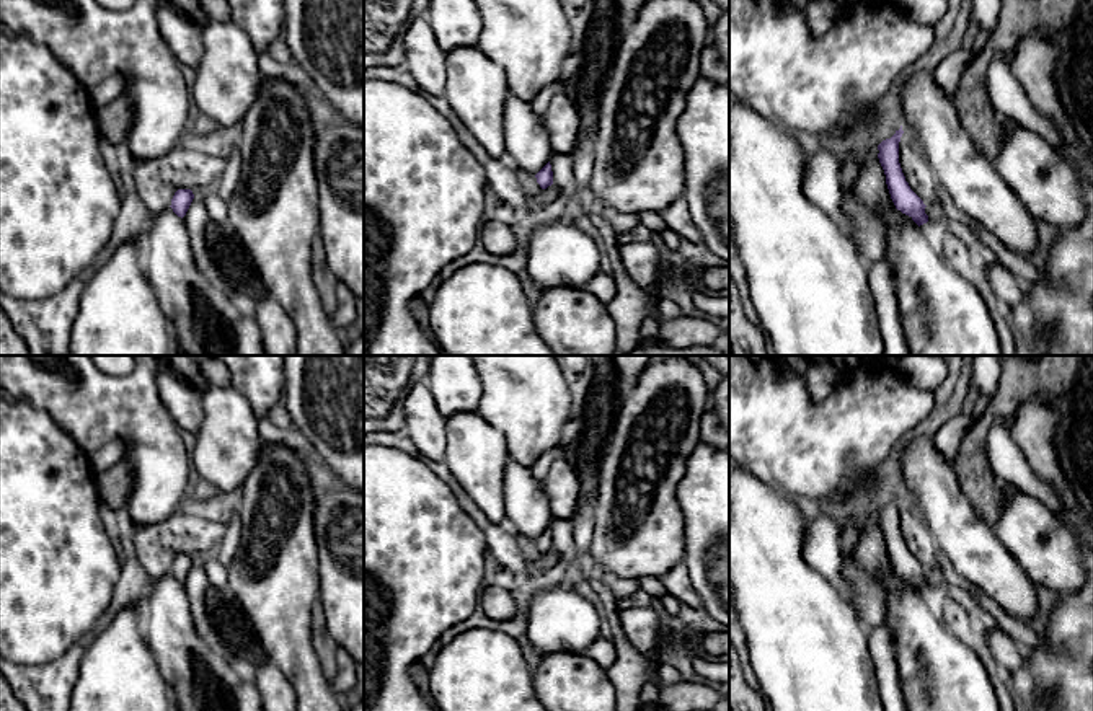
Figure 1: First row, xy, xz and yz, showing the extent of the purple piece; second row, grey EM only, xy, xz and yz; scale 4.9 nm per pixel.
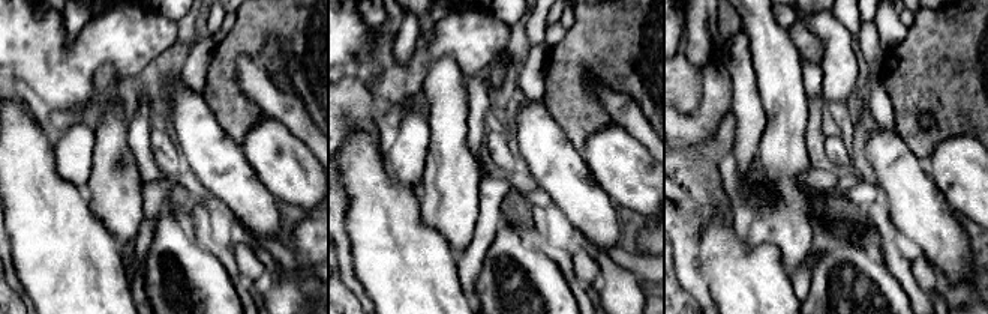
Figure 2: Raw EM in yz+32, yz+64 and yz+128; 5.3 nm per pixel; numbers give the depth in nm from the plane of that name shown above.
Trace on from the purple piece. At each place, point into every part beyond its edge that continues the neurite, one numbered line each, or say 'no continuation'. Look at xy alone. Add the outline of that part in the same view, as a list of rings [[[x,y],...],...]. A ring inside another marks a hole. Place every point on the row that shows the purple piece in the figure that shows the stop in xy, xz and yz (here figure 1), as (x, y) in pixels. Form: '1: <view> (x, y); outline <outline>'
no continuation

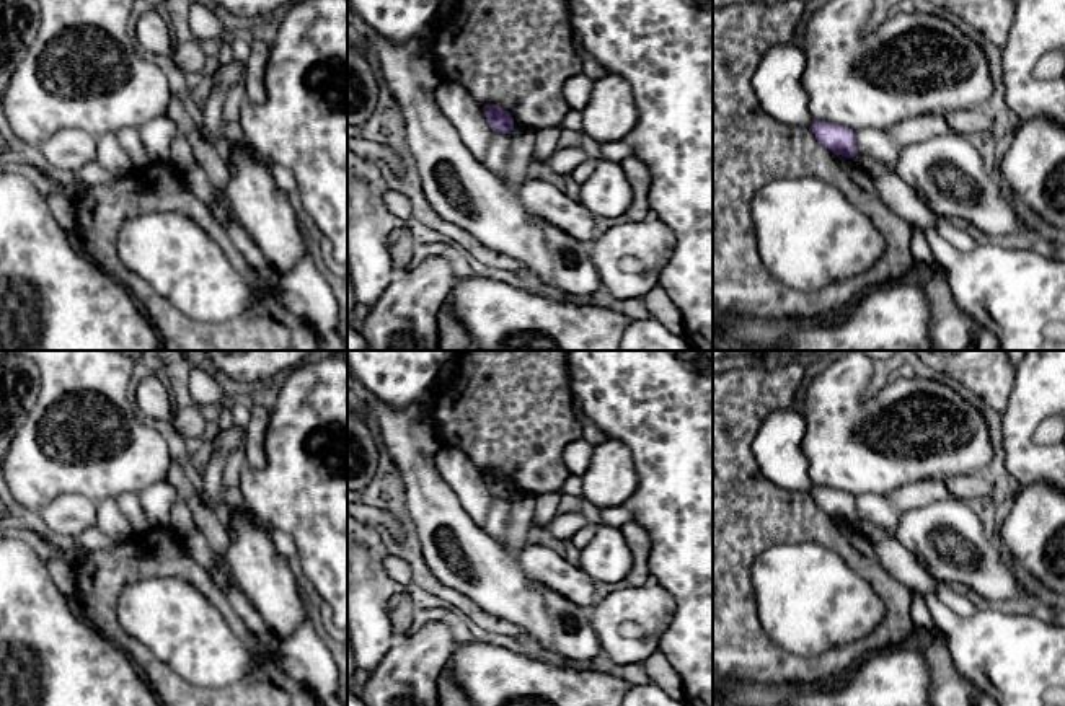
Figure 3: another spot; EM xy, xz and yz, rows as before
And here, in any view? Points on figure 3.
1: yz (873, 142); outline [[[873,127],[861,129],[856,132],[856,147],[871,158],[886,163],[894,171],[899,160],[899,147],[887,139],[884,130]]]

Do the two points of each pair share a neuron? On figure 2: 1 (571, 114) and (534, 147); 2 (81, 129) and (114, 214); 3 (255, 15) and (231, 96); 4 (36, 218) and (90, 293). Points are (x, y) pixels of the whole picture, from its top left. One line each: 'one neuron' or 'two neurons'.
1: two neurons
2: two neurons
3: one neuron
4: one neuron

